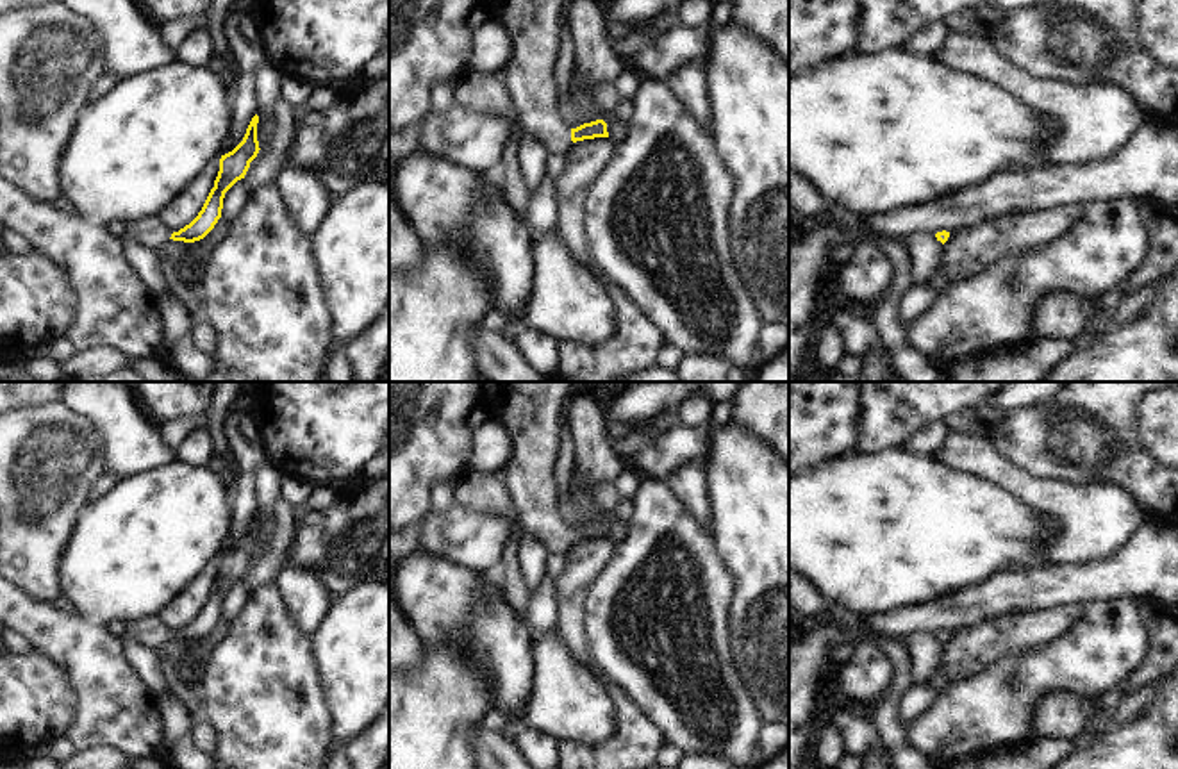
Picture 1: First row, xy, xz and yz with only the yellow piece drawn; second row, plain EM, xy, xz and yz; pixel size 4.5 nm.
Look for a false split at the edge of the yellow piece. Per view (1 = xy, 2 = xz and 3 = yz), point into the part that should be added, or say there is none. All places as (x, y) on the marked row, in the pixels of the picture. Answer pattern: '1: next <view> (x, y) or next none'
1: next xy (150, 232)
2: next xz (530, 25)
3: next none

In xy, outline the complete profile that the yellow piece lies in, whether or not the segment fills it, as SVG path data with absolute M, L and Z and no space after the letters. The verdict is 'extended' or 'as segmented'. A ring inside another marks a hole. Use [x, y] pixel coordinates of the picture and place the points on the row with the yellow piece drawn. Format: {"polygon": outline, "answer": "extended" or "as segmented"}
{"polygon": "M255 114L246 128L243 141L232 152L221 155L214 187L211 189L198 216L189 225L171 234L157 216L145 218L127 225L127 230L121 237L143 246L150 246L153 250L166 244L168 239L184 243L203 239L221 218L225 193L237 180L245 178L250 162L261 150L257 141L257 123L259 116Z", "answer": "extended"}

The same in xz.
{"polygon": "M505 0L498 21L512 45L500 79L521 130L543 143L548 153L569 150L577 141L609 137L603 120L571 128L559 116L555 27L566 5L568 0Z", "answer": "extended"}

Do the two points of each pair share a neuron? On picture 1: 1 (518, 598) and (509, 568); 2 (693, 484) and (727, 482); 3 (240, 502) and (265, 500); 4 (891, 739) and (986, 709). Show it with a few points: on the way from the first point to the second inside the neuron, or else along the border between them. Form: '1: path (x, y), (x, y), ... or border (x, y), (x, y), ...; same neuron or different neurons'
1: path (514, 591), (511, 575); same neuron
2: border (702, 468), (713, 525); different neurons
3: border (268, 463), (256, 470), (254, 512); different neurons
4: border (905, 727), (905, 737), (920, 750); different neurons

